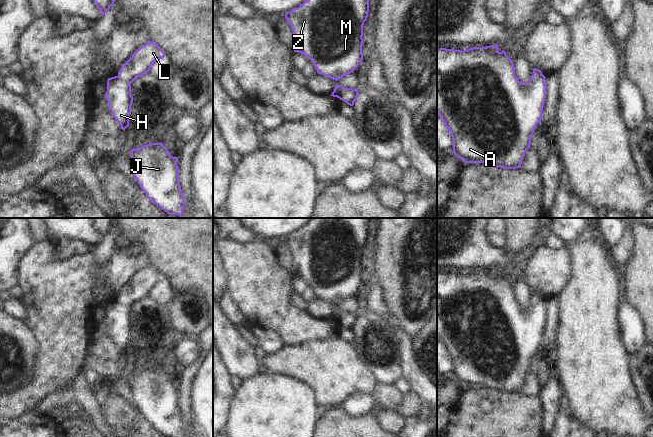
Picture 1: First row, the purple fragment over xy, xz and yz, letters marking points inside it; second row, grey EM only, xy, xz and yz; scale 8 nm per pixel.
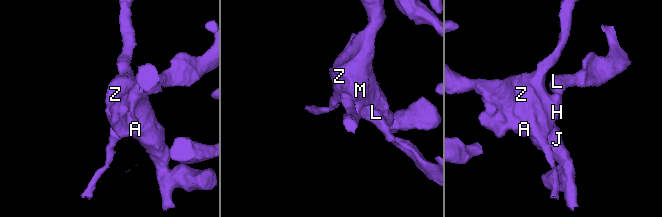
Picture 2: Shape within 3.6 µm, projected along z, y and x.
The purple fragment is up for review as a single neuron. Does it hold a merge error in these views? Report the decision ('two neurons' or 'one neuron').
one neuron

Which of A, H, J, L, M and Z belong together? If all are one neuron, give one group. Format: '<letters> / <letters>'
A H J L M Z

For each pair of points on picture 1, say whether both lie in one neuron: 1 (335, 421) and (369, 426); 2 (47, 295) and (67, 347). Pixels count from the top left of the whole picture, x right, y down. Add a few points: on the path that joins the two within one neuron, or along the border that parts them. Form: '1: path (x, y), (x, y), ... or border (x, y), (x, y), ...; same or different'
1: path (343, 426), (361, 426); same
2: path (60, 308), (65, 334); same

